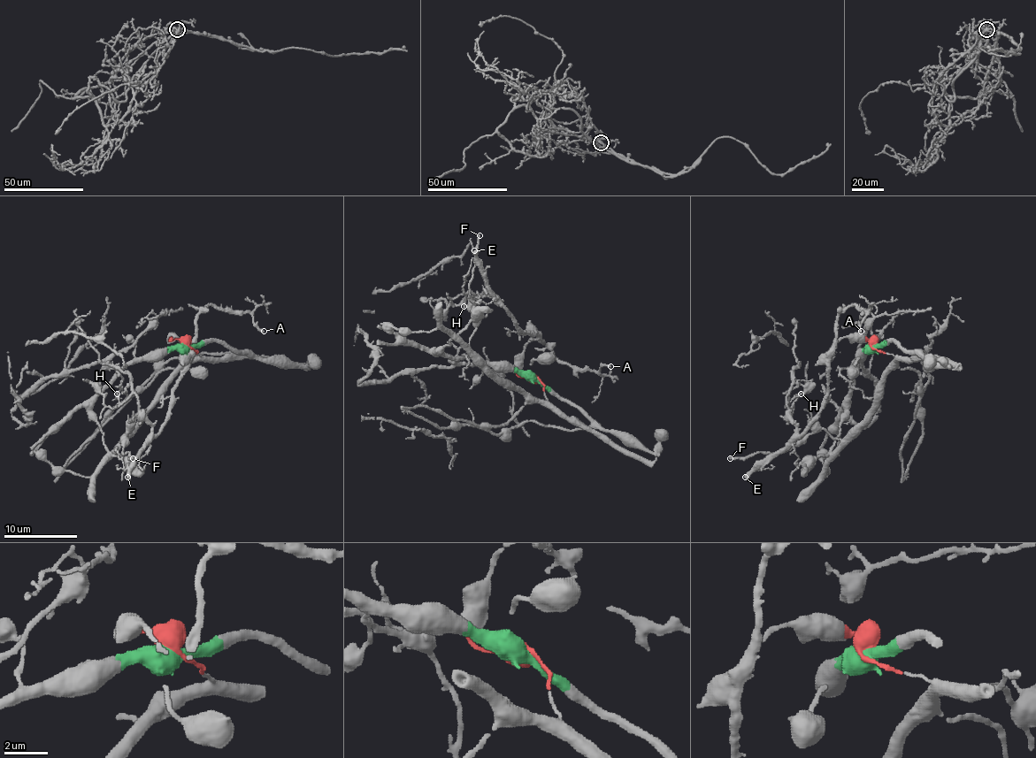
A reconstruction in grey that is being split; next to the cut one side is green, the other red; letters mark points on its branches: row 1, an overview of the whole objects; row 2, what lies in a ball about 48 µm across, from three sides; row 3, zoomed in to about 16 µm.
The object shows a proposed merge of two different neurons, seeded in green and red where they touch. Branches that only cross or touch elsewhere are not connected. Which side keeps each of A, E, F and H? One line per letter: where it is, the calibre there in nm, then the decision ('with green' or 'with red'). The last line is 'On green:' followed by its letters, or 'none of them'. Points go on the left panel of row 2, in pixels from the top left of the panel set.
A: (264, 331) | 240 nm | with red
E: (127, 477) | 460 nm | with red
F: (133, 458) | 200 nm | with red
H: (117, 394) | 130 nm | with red
On green: none of them

